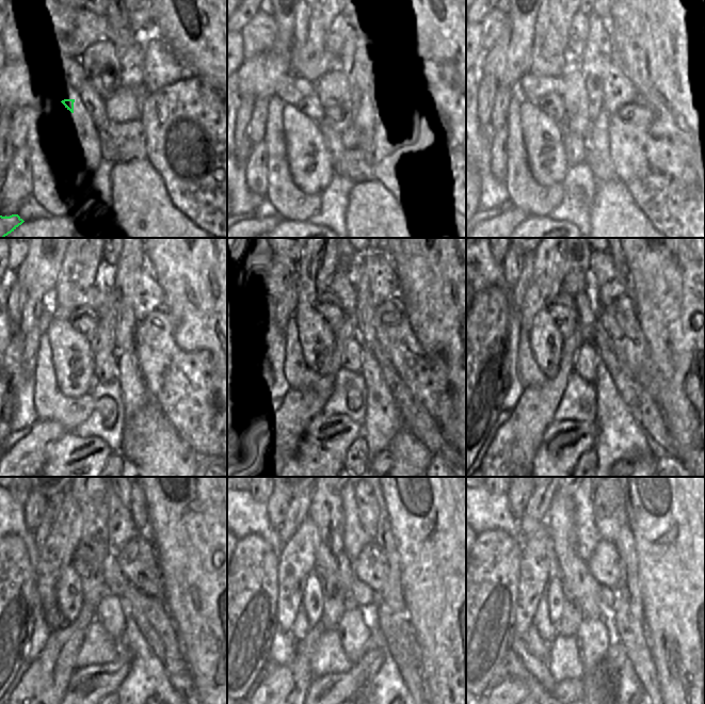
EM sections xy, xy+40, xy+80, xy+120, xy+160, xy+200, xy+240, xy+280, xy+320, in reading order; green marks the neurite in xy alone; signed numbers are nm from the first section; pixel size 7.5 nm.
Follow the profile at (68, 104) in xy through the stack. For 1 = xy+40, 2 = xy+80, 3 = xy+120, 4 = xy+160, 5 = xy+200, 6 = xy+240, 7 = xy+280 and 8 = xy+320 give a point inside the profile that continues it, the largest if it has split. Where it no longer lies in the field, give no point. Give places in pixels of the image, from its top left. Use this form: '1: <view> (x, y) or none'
1: xy+40 (311, 106)
2: xy+80 (553, 106)
3: xy+120 (86, 372)
4: xy+160 (271, 454)
5: xy+200 (512, 452)
6: xy+240 (42, 688)
7: xy+280 (282, 693)
8: xy+320 (512, 693)

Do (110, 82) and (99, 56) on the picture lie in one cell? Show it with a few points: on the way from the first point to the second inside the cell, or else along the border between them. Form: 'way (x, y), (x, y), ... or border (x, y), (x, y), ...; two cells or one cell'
way (103, 76), (99, 72), (99, 62); one cell

